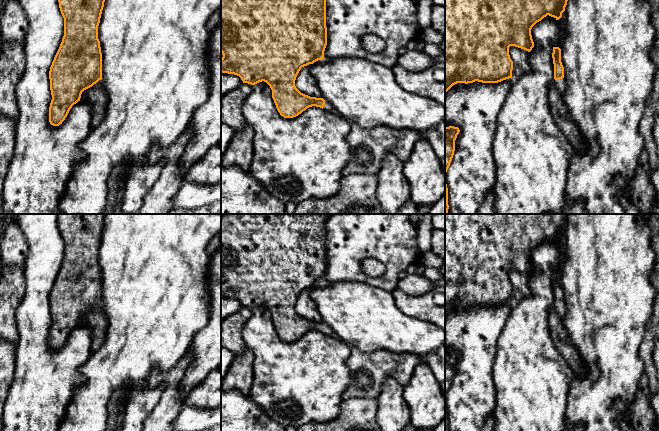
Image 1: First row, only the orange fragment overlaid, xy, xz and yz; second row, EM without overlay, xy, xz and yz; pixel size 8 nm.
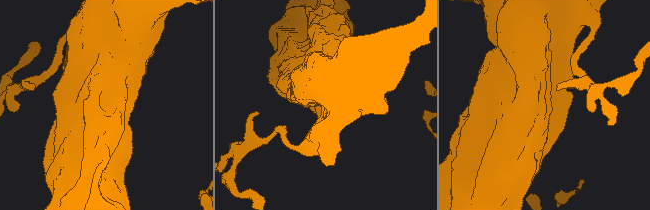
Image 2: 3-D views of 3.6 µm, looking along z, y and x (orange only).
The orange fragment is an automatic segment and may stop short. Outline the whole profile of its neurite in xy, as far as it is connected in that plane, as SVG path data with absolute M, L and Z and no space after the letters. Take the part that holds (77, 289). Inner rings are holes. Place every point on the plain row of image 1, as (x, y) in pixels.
M60 214L59 232L64 242L64 260L49 295L52 324L49 346L59 350L74 328L80 325L84 314L94 308L104 313L102 277L98 250L105 226L105 214Z

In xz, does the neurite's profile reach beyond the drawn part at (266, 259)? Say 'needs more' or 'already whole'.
needs more

